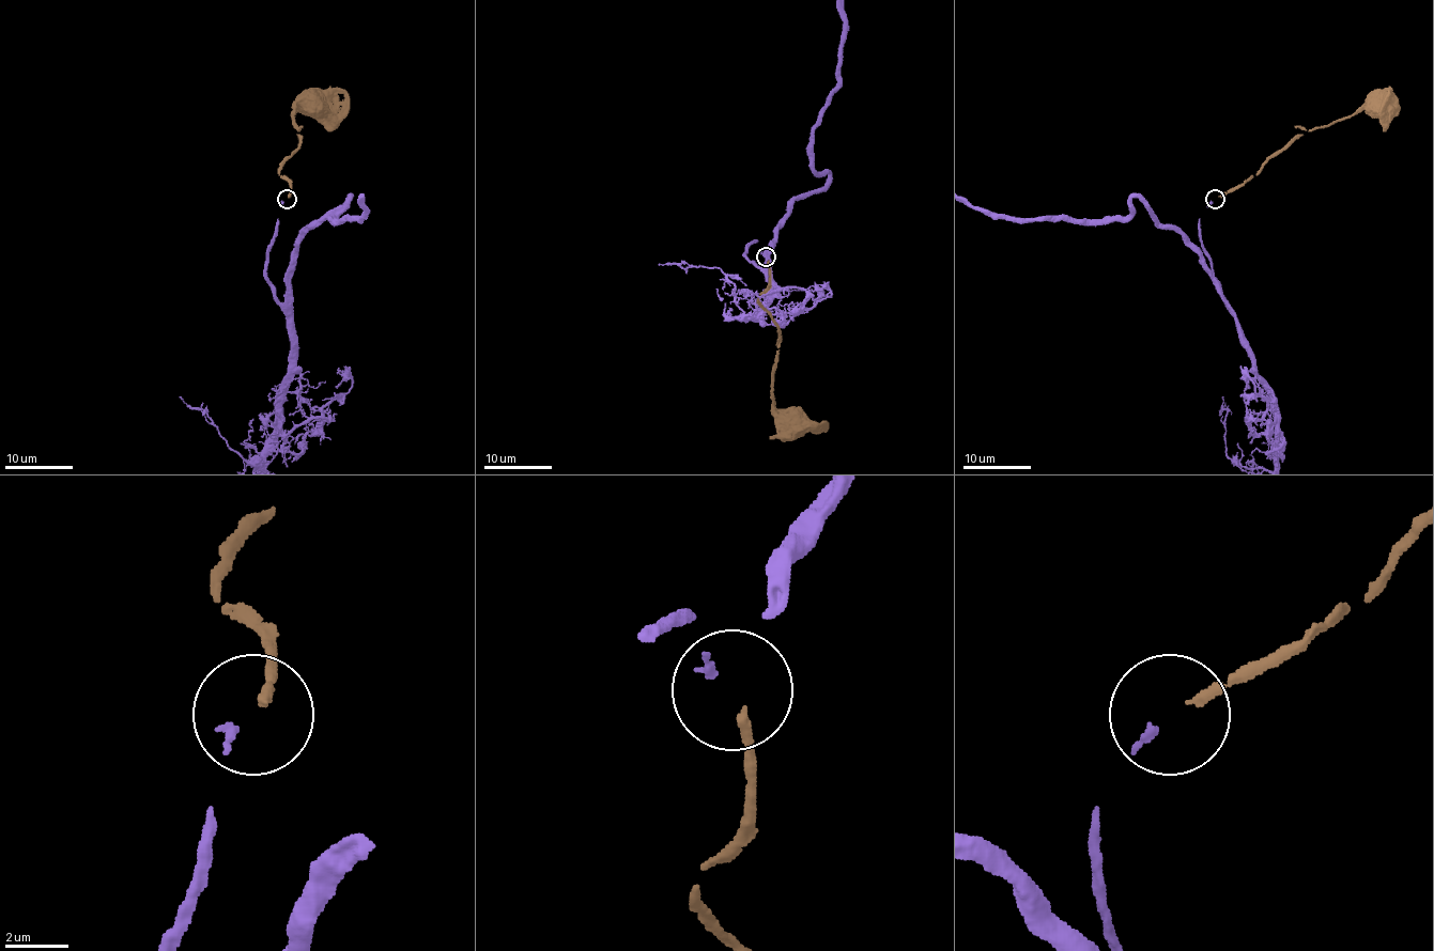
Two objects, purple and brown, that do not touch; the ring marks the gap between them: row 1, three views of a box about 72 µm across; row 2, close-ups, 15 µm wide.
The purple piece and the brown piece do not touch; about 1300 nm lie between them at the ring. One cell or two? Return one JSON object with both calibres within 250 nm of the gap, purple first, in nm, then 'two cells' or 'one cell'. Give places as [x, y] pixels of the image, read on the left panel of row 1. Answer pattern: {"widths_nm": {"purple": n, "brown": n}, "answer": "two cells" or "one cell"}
{"widths_nm": {"purple": 240, "brown": 280}, "answer": "one cell"}

